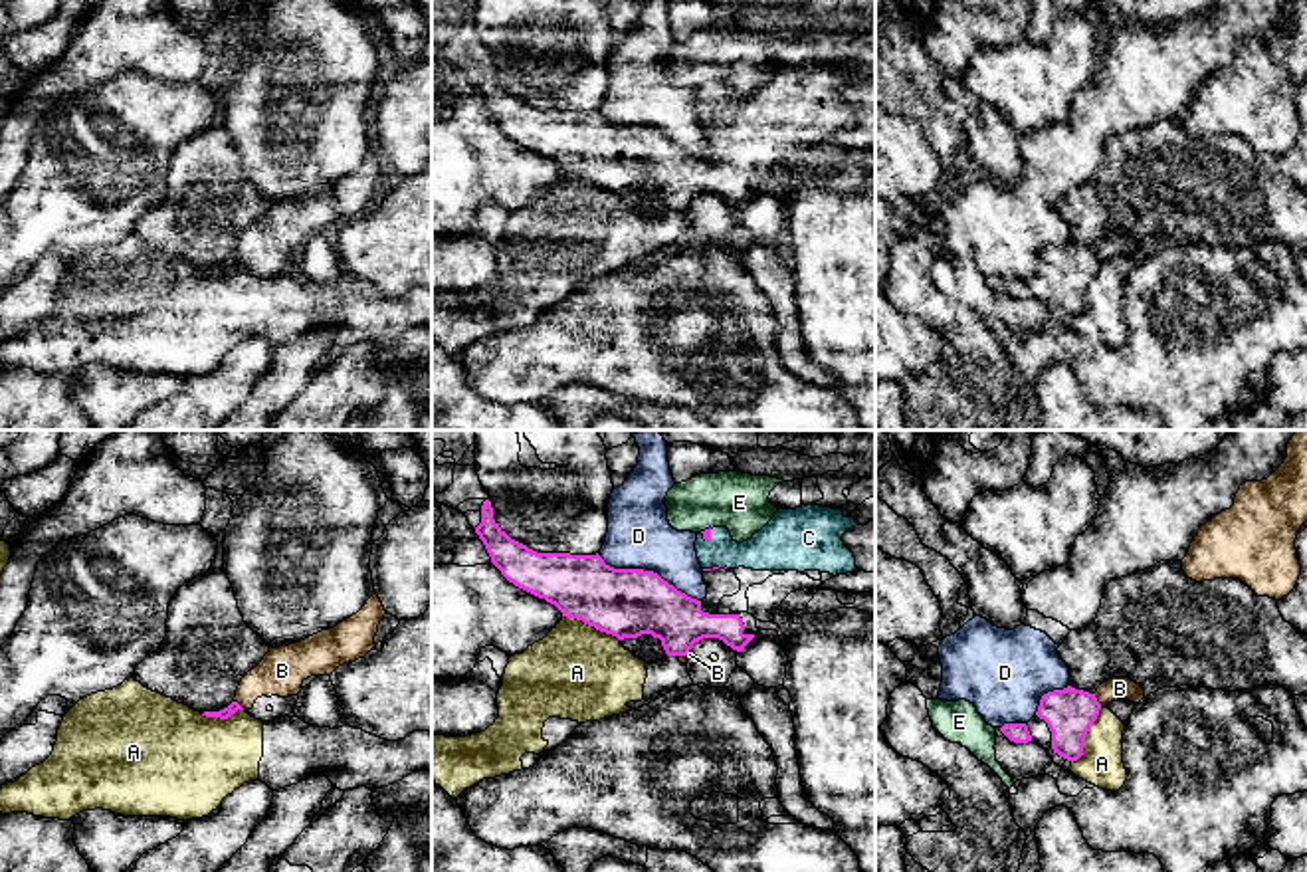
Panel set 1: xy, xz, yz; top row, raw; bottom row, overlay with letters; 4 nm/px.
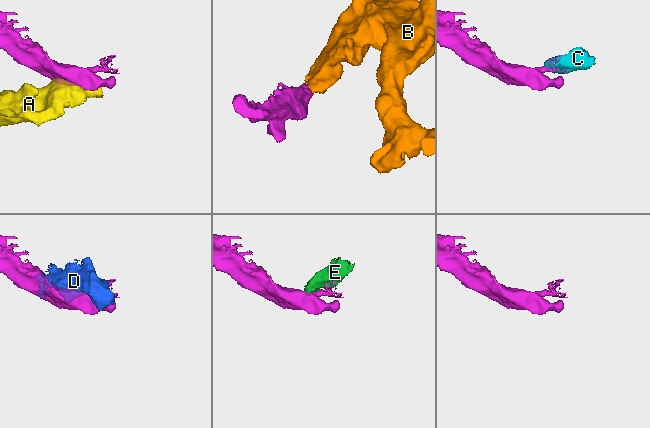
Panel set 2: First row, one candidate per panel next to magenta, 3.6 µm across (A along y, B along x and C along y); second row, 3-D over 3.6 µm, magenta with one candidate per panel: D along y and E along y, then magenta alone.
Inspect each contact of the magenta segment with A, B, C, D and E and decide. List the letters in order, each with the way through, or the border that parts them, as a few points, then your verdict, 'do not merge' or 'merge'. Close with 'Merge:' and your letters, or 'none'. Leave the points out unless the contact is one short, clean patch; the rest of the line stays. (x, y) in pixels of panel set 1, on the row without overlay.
A: do not merge
B: along yz (1094, 250), (1102, 262) | do not merge
C: merge
D: do not merge
E: do not merge
Merge: C

